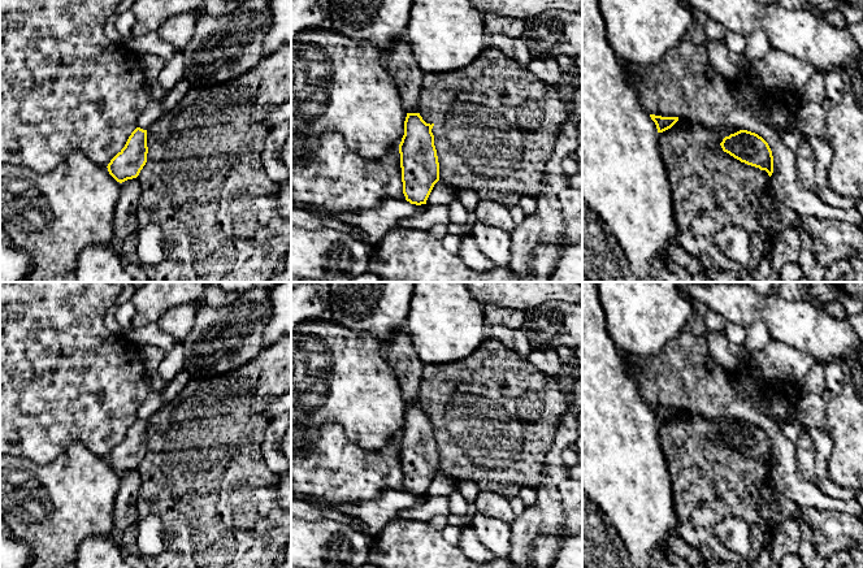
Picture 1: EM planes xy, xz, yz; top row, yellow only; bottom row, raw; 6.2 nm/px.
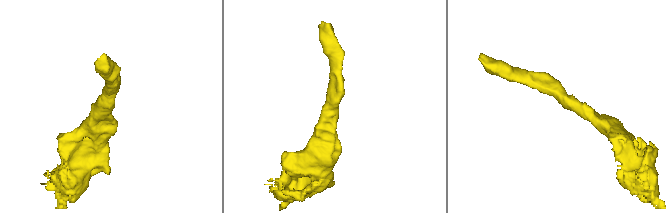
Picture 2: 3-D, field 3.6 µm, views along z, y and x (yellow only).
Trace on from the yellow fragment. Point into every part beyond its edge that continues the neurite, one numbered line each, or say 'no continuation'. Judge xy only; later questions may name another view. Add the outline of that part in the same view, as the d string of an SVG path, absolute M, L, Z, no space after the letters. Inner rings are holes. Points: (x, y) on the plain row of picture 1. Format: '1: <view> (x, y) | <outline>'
no continuation

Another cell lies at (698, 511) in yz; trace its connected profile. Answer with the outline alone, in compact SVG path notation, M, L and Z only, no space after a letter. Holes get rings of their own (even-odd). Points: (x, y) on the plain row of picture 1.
M678 409L671 420L659 424L659 433L672 478L677 533L702 554L706 568L714 562L729 560L747 568L750 556L733 554L715 536L715 525L724 519L725 511L706 476L712 456L693 425L691 413Z

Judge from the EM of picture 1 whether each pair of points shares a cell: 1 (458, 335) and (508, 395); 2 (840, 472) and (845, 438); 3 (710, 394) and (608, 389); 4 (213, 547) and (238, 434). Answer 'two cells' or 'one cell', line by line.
1: two cells
2: one cell
3: two cells
4: one cell

